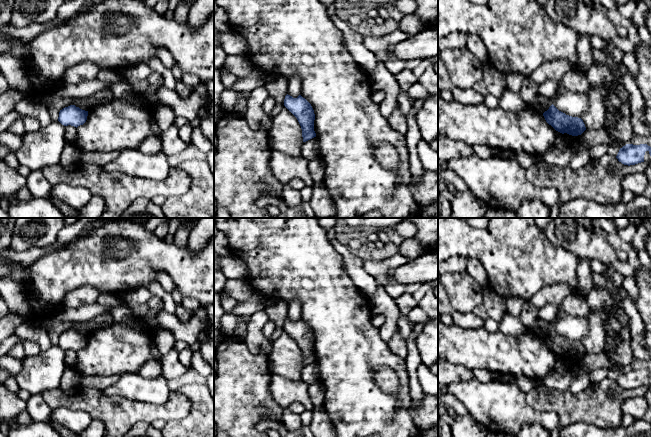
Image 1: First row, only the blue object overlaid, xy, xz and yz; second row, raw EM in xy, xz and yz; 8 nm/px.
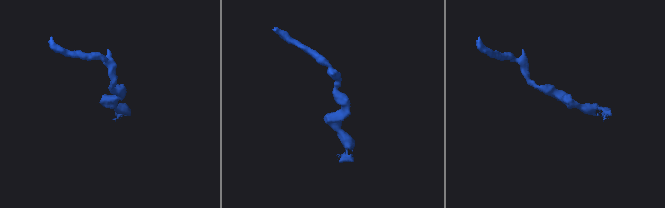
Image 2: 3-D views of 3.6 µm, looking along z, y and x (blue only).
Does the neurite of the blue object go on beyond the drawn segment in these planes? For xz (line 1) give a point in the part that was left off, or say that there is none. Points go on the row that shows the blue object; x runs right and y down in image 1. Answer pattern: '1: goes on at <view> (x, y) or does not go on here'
1: does not go on here

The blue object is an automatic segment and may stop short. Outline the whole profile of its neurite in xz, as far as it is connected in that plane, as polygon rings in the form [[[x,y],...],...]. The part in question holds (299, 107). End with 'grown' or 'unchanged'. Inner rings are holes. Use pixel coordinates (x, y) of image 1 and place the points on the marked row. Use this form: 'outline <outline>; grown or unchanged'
outline [[[287,94],[284,99],[284,106],[297,118],[302,129],[303,142],[316,137],[314,131],[314,110],[305,98],[301,95],[293,98]]]; unchanged

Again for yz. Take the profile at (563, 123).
outline [[[553,104],[543,113],[543,116],[549,125],[562,134],[567,133],[572,136],[578,136],[586,130],[581,118],[566,115]]]; unchanged

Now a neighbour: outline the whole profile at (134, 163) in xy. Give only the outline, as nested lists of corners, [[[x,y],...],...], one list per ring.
[[[135,149],[122,151],[116,159],[106,164],[105,169],[132,177],[163,181],[171,167],[163,150],[154,155],[146,155]]]

